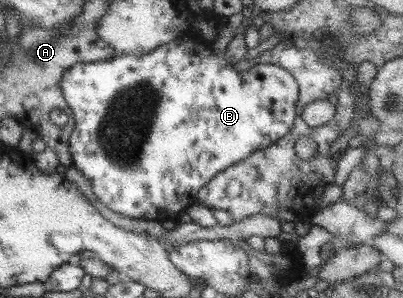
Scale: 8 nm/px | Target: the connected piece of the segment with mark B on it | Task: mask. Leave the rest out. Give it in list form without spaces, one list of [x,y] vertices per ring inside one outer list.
[[[186,31],[180,33],[170,43],[161,45],[148,53],[142,55],[118,54],[106,61],[78,63],[71,65],[62,74],[58,85],[66,105],[70,108],[70,116],[73,118],[73,128],[67,141],[71,166],[90,183],[96,199],[110,211],[133,220],[156,220],[170,223],[186,211],[192,203],[195,203],[196,193],[206,185],[207,181],[210,181],[211,177],[214,177],[215,173],[248,157],[260,148],[272,145],[290,131],[297,110],[295,103],[298,95],[297,83],[292,75],[285,69],[270,64],[261,64],[252,72],[238,72],[230,62],[224,60],[222,53],[213,52],[210,44],[211,42],[204,40],[198,33]]]

